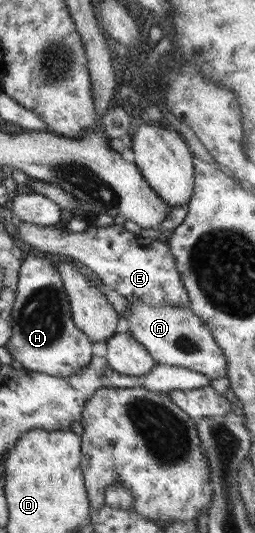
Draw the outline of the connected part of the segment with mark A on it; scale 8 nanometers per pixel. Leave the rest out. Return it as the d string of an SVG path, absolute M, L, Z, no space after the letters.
M127 300L127 303L129 303L128 312L124 313L124 318L128 319L127 332L143 344L156 364L183 367L204 374L211 380L226 376L227 360L223 355L223 349L215 342L211 329L192 312L191 308L179 308L171 304L143 304L139 300Z

